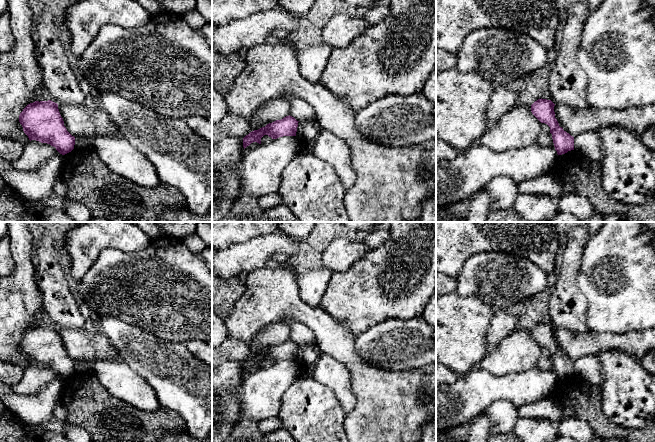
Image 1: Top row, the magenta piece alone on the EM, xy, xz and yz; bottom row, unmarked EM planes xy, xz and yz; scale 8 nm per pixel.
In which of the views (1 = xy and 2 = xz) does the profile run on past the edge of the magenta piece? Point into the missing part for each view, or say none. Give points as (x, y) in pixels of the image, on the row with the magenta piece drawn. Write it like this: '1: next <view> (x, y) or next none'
1: next none
2: next none

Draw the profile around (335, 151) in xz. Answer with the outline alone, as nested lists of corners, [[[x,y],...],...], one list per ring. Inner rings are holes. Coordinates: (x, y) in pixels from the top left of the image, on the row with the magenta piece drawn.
[[[322,130],[309,152],[330,164],[347,191],[355,182],[356,173],[351,163],[351,151],[345,140]]]

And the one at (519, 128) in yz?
[[[522,105],[512,108],[497,122],[490,124],[479,144],[495,152],[522,149],[536,144],[541,132],[541,122],[532,114],[531,106]]]

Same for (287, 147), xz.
[[[264,135],[261,144],[245,152],[233,167],[240,181],[240,198],[246,195],[259,198],[278,192],[284,169],[298,154],[296,136],[272,139]]]

